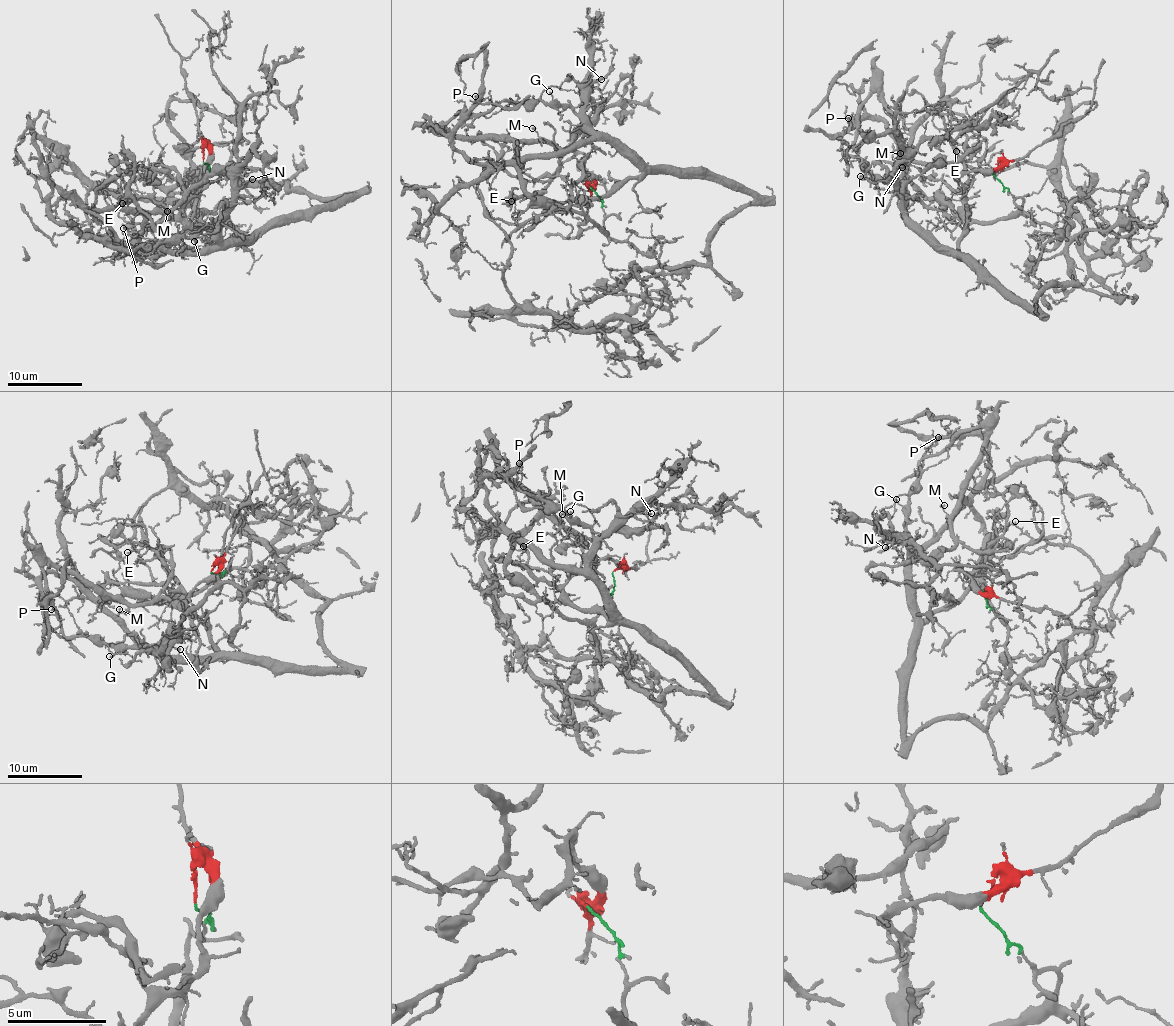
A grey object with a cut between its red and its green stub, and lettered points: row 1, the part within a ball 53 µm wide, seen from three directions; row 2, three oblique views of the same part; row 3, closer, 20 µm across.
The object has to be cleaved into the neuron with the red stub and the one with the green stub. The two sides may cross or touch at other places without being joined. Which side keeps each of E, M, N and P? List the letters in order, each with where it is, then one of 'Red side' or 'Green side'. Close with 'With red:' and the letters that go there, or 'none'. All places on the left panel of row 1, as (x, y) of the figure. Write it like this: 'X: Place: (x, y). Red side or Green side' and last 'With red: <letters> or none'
E: Place: (122, 203). Red side
M: Place: (167, 211). Green side
N: Place: (252, 179). Red side
P: Place: (123, 228). Red side
With red: E, N, P

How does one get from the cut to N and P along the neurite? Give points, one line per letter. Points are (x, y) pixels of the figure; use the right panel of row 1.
N: (994, 172), (1001, 164), (955, 178), (964, 186), (968, 233), (953, 254), (904, 208), (894, 187), (903, 167)
P: (994, 172), (955, 178), (968, 233), (953, 254), (910, 225), (895, 135), (878, 118), (846, 132), (847, 118)

